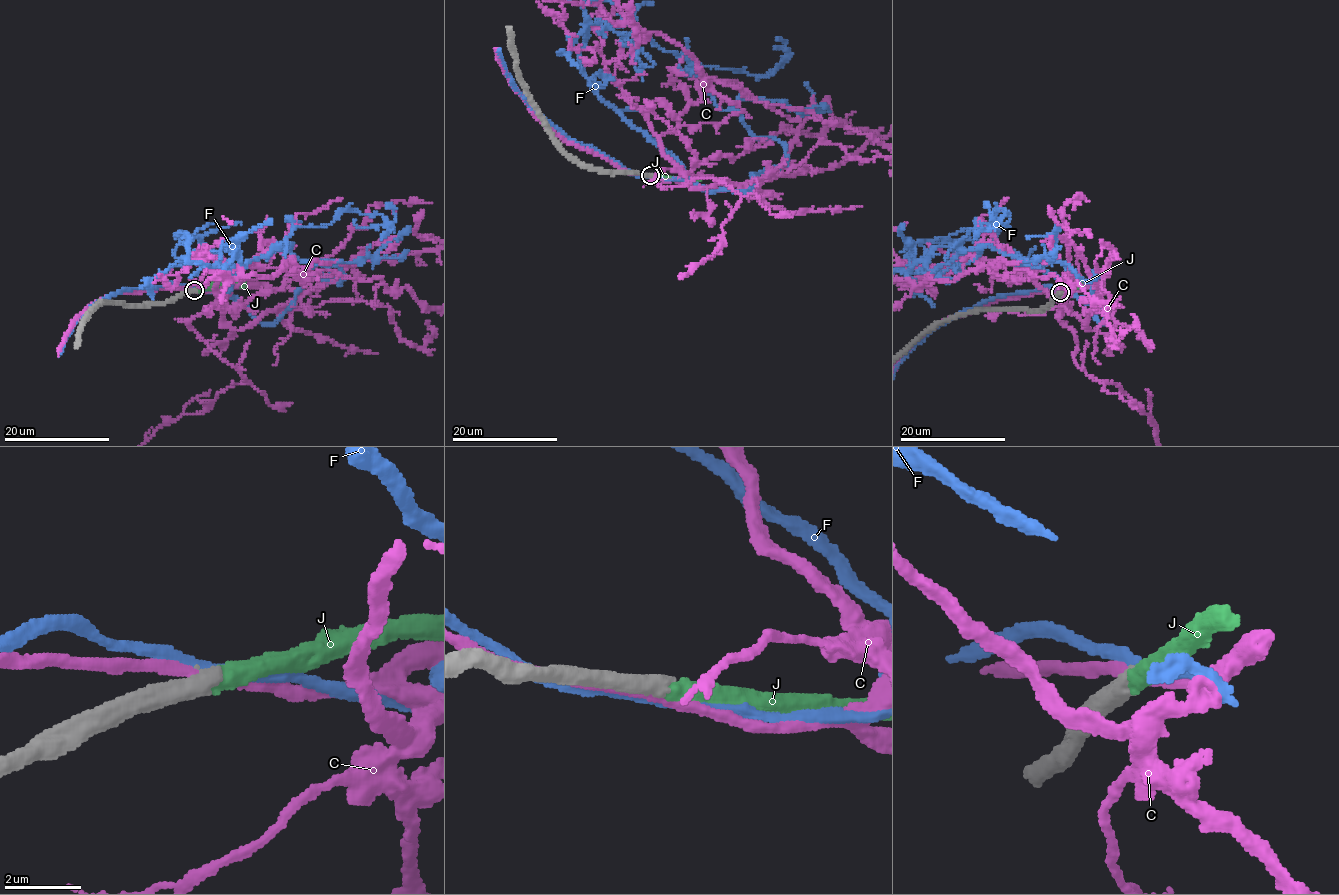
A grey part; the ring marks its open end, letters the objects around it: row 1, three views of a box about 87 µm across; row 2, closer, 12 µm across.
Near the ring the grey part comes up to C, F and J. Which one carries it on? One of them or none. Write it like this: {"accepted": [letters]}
{"accepted": ["J"]}

